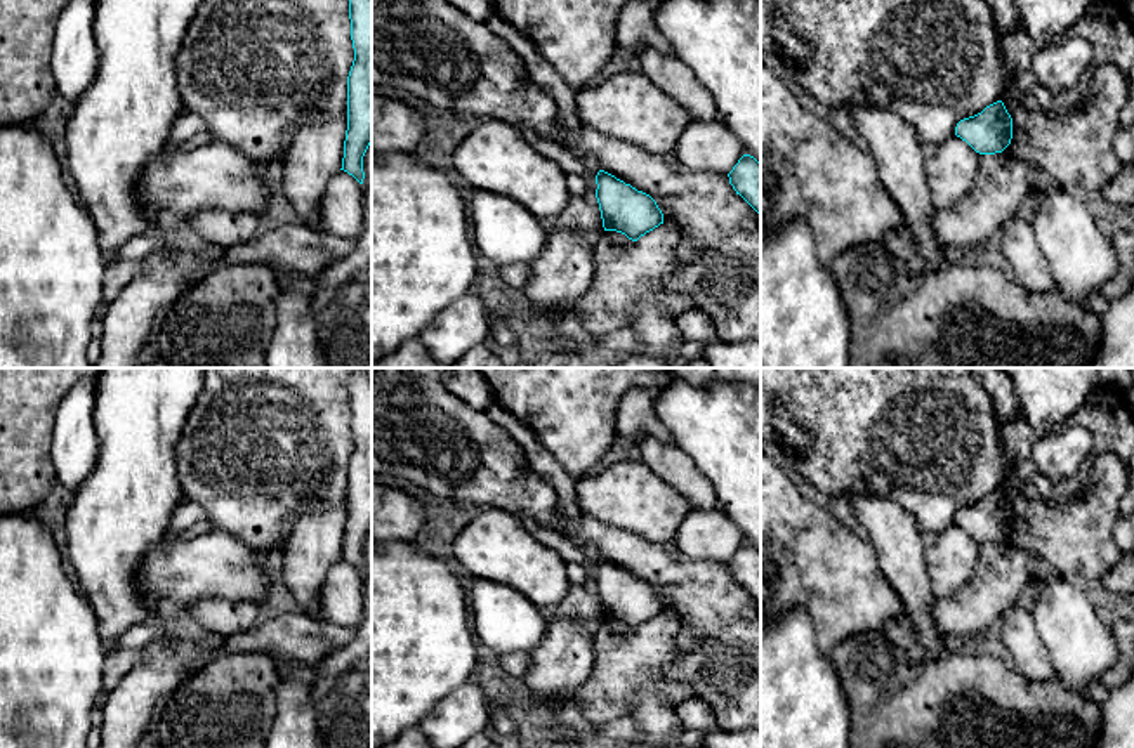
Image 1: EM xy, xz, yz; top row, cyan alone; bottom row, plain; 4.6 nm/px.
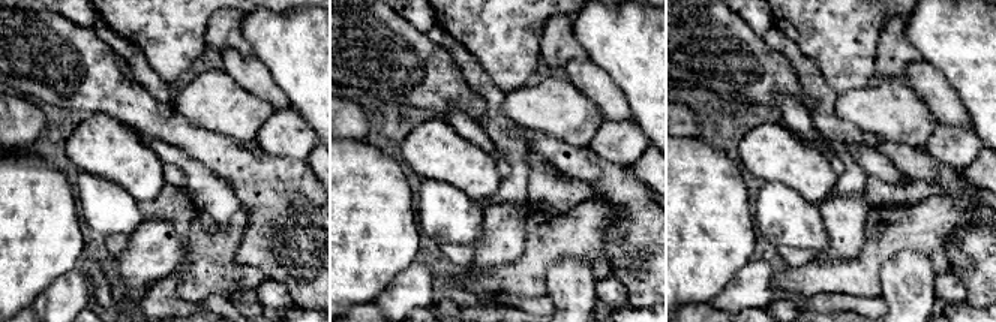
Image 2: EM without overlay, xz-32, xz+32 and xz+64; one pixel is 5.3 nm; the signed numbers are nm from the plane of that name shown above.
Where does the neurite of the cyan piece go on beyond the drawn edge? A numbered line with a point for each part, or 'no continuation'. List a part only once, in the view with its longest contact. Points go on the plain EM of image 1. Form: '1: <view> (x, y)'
no continuation

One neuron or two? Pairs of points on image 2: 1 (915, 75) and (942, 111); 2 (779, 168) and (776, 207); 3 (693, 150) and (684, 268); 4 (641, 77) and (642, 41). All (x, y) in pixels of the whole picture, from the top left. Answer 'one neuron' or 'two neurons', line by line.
1: one neuron
2: two neurons
3: one neuron
4: one neuron

